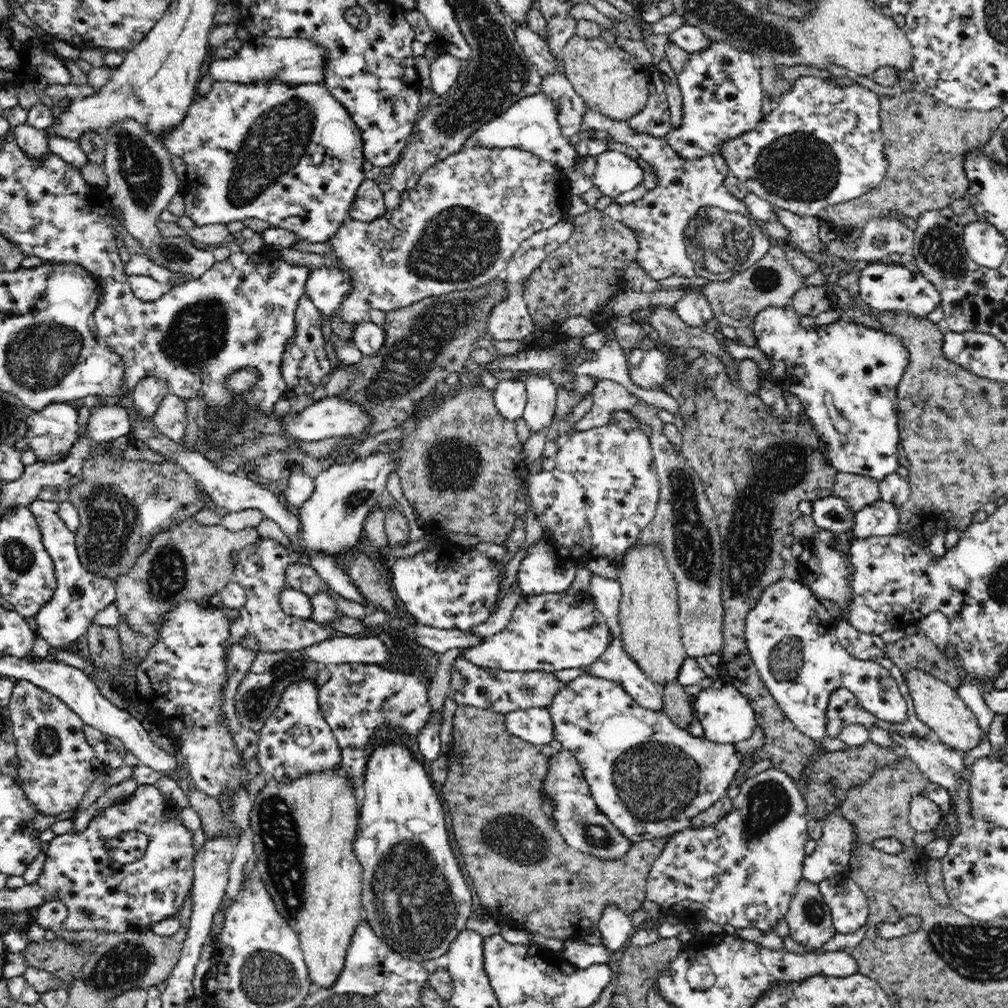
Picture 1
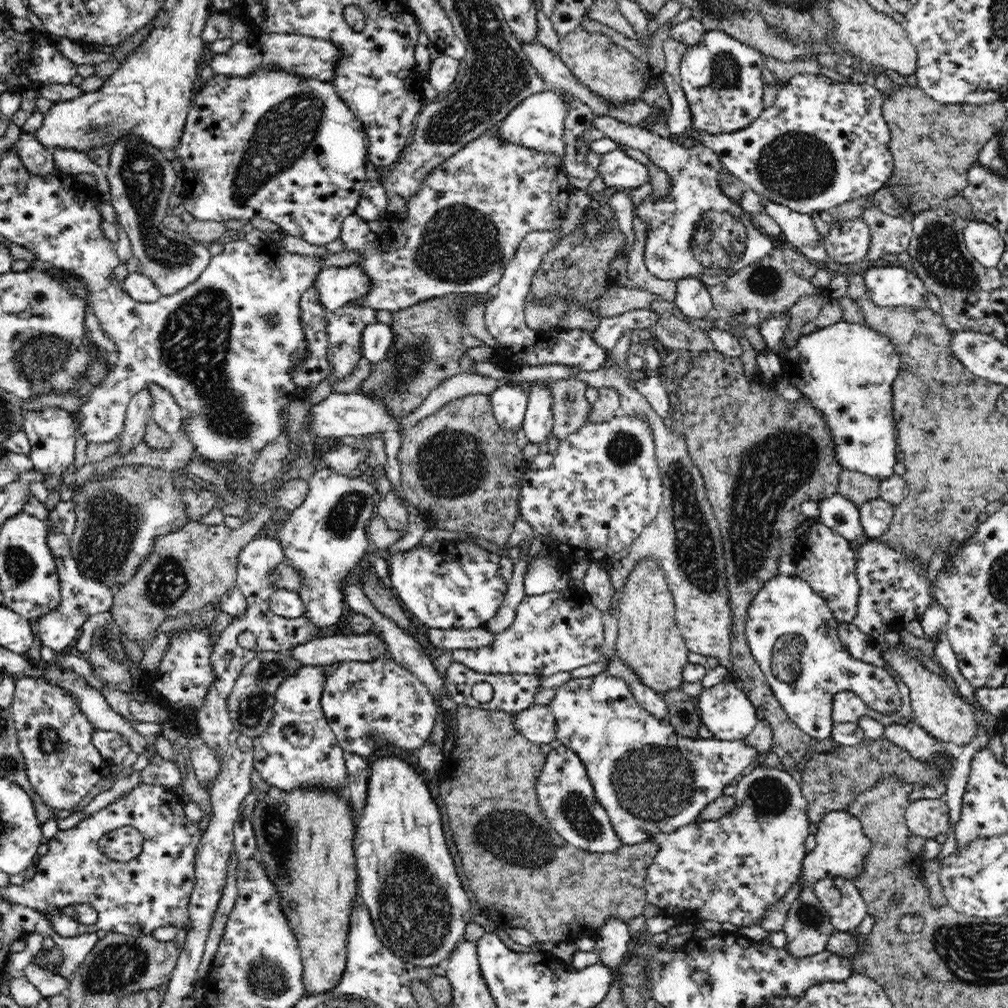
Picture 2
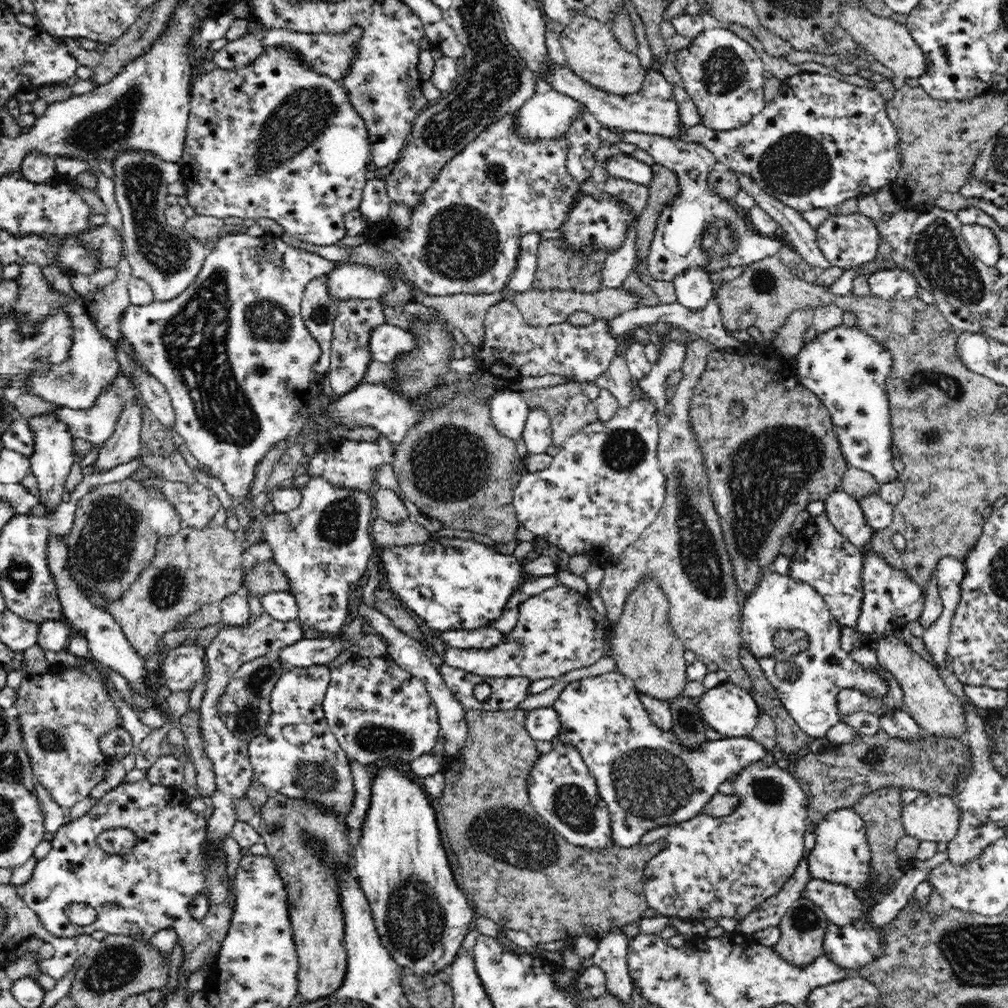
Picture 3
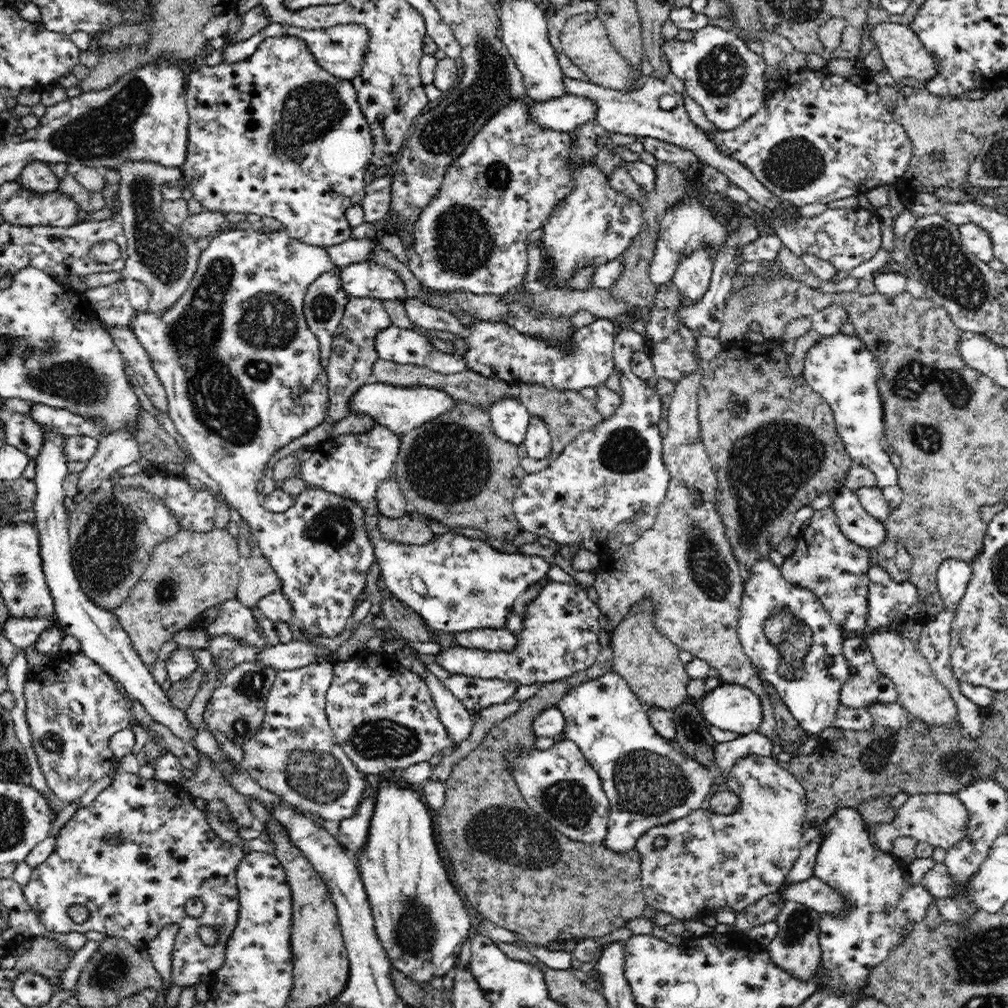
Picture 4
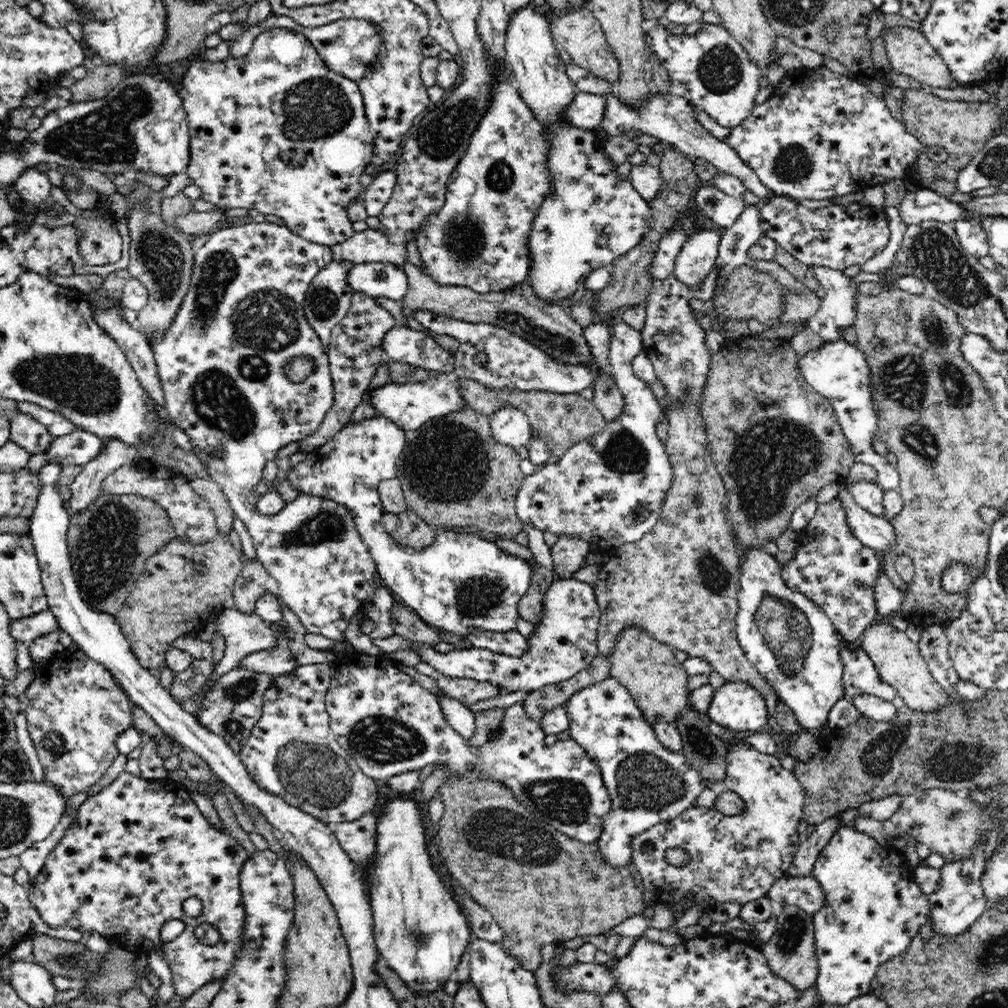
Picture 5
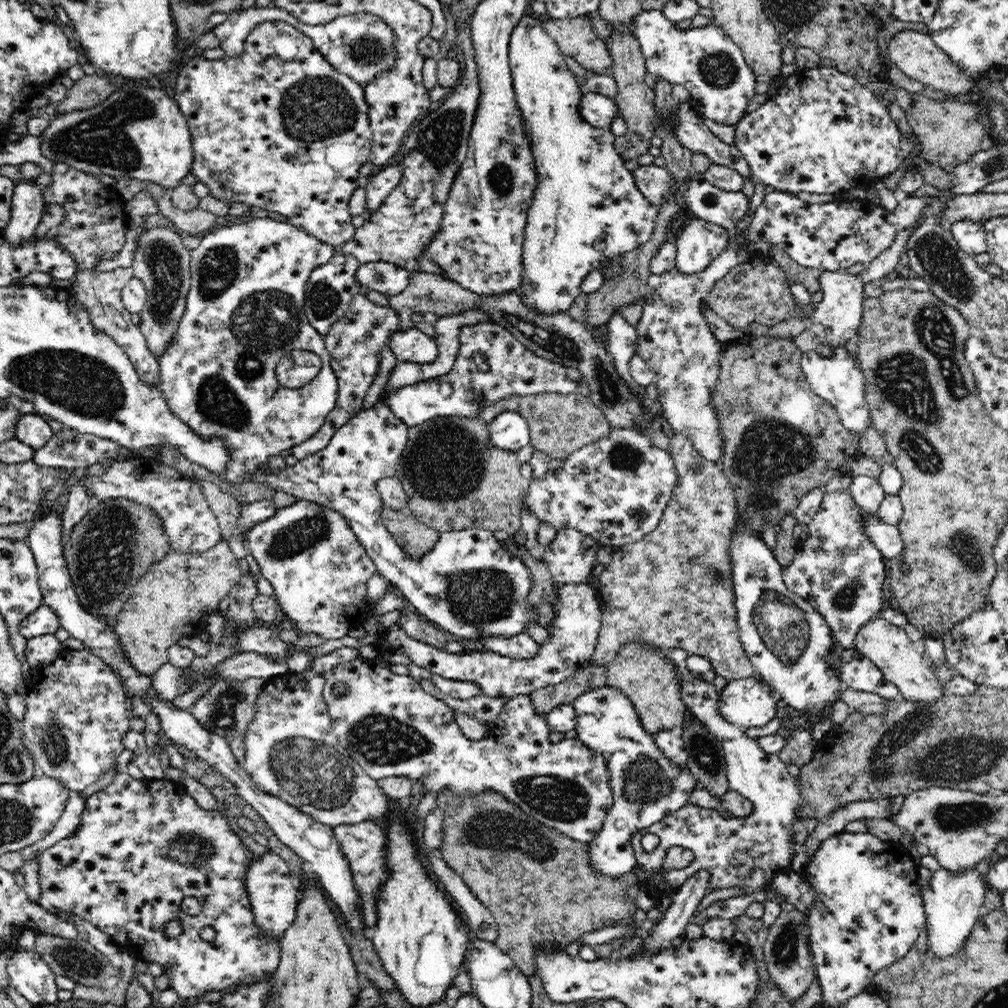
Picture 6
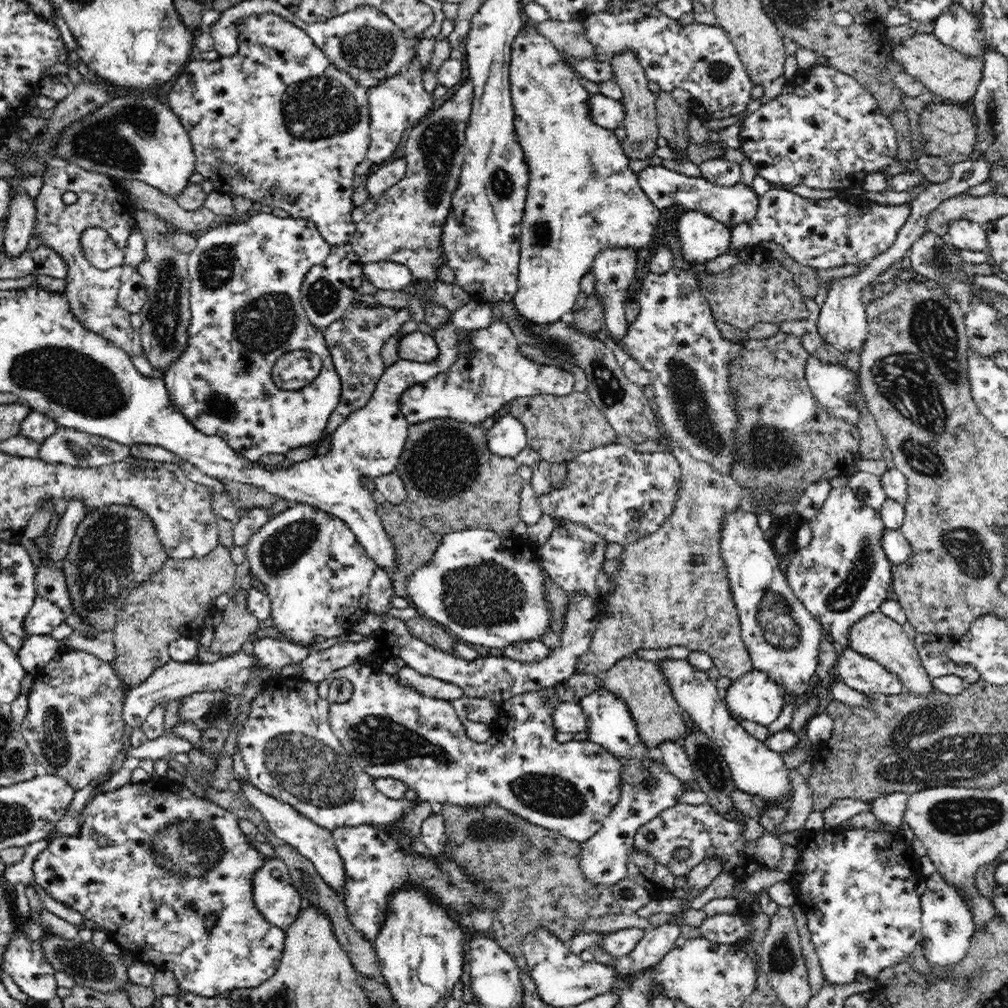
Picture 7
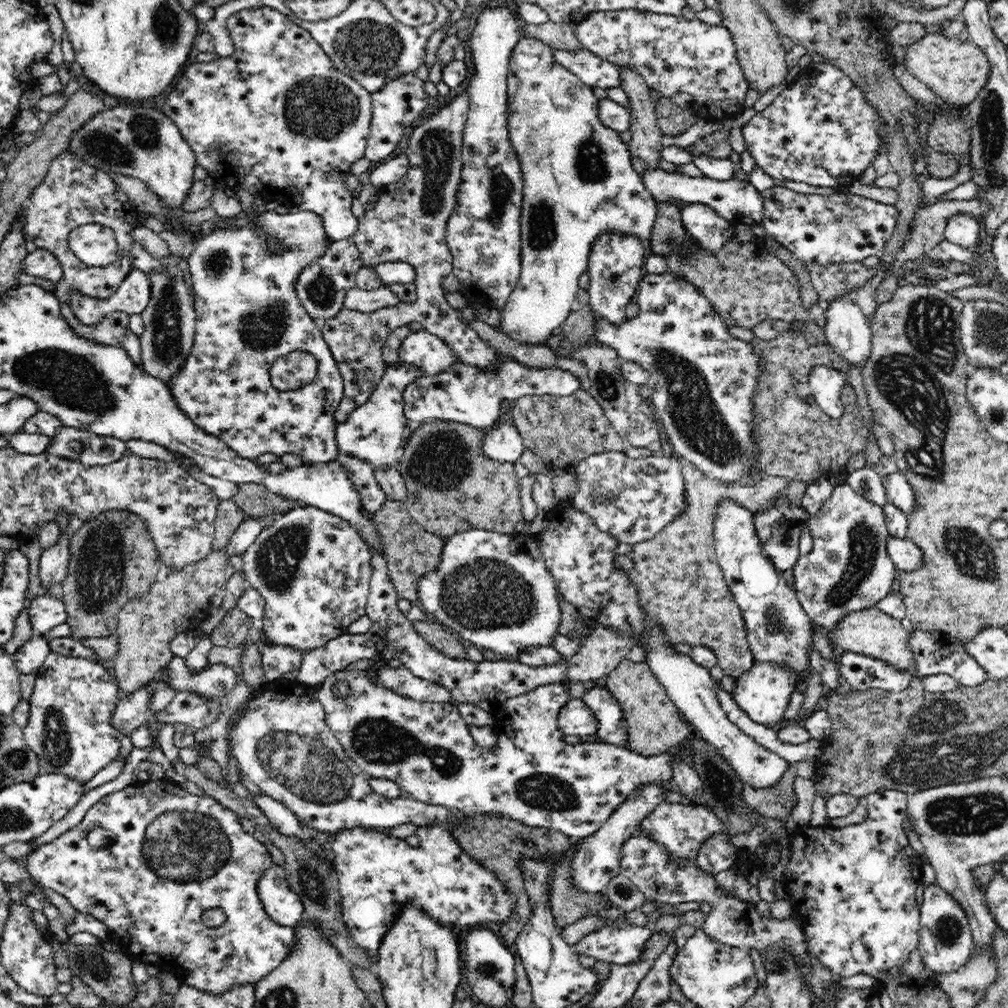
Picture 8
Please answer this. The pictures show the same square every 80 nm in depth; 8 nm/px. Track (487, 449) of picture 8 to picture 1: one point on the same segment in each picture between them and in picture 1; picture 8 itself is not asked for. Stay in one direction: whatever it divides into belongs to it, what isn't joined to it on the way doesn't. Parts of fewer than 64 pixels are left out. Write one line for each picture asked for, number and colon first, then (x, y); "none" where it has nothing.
1: (510, 397)
2: (509, 402)
3: (508, 410)
4: (510, 419)
5: (511, 426)
6: (509, 430)
7: (505, 435)

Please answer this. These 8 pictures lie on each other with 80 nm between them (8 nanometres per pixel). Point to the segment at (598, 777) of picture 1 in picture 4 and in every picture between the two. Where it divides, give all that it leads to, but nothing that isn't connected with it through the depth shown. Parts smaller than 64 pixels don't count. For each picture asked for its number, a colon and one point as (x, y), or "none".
2: (650, 779)
3: (648, 779)
4: (648, 780)

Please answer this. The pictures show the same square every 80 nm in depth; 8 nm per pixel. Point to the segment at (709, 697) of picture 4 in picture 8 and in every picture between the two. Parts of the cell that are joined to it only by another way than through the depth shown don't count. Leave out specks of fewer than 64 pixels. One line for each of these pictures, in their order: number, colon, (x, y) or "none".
5: (738, 705)
6: (747, 702)
7: (756, 696)
8: (763, 692)

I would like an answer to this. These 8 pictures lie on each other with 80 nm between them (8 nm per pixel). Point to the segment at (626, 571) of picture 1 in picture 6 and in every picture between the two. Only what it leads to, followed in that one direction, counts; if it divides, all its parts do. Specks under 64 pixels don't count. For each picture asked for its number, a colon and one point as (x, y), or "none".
2: (649, 642)
3: (646, 652)
4: (647, 661)
5: (649, 670)
6: (641, 671)

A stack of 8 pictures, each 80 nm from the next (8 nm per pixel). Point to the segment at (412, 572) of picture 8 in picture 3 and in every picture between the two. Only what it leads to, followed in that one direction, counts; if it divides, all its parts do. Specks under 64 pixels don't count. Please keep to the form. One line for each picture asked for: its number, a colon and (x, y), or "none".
3: (384, 533)
4: (407, 529)
5: (406, 528)
6: (414, 537)
7: (415, 544)

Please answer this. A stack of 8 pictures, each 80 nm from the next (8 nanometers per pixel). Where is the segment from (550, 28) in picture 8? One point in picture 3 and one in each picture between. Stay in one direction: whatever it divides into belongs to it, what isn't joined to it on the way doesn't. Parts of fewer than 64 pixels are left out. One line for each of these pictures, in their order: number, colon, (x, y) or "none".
3: (591, 51)
4: (583, 37)
5: (580, 34)
6: (575, 36)
7: (569, 37)

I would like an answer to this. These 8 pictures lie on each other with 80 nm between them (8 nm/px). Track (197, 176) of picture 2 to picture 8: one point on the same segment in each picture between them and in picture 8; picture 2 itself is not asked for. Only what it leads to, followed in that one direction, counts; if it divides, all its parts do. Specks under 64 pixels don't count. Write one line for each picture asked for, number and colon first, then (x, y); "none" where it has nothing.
3: (275, 139)
4: (275, 135)
5: (277, 131)
6: (277, 127)
7: (276, 123)
8: (276, 118)

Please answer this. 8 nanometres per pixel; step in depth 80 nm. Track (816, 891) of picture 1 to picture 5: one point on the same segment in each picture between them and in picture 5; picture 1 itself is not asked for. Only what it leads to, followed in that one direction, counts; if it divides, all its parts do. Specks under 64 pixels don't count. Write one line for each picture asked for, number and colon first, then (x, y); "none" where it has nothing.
2: (807, 927)
3: (802, 929)
4: (796, 948)
5: (790, 953)

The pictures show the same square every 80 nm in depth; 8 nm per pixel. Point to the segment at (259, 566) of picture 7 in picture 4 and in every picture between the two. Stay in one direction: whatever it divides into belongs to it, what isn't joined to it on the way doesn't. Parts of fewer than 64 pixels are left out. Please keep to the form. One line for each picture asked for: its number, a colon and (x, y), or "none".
4: (242, 371)
5: (222, 364)
6: (309, 554)

